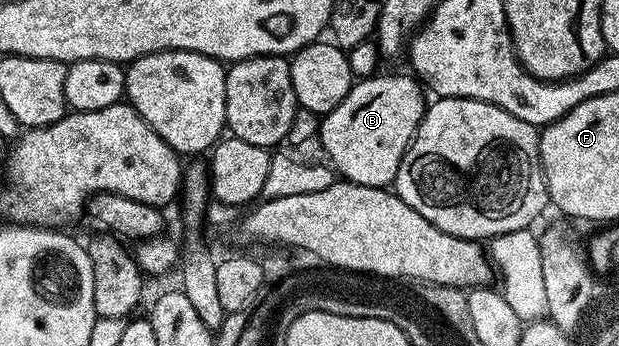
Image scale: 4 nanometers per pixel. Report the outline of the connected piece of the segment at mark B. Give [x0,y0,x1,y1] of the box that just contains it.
[320,75,428,188]

